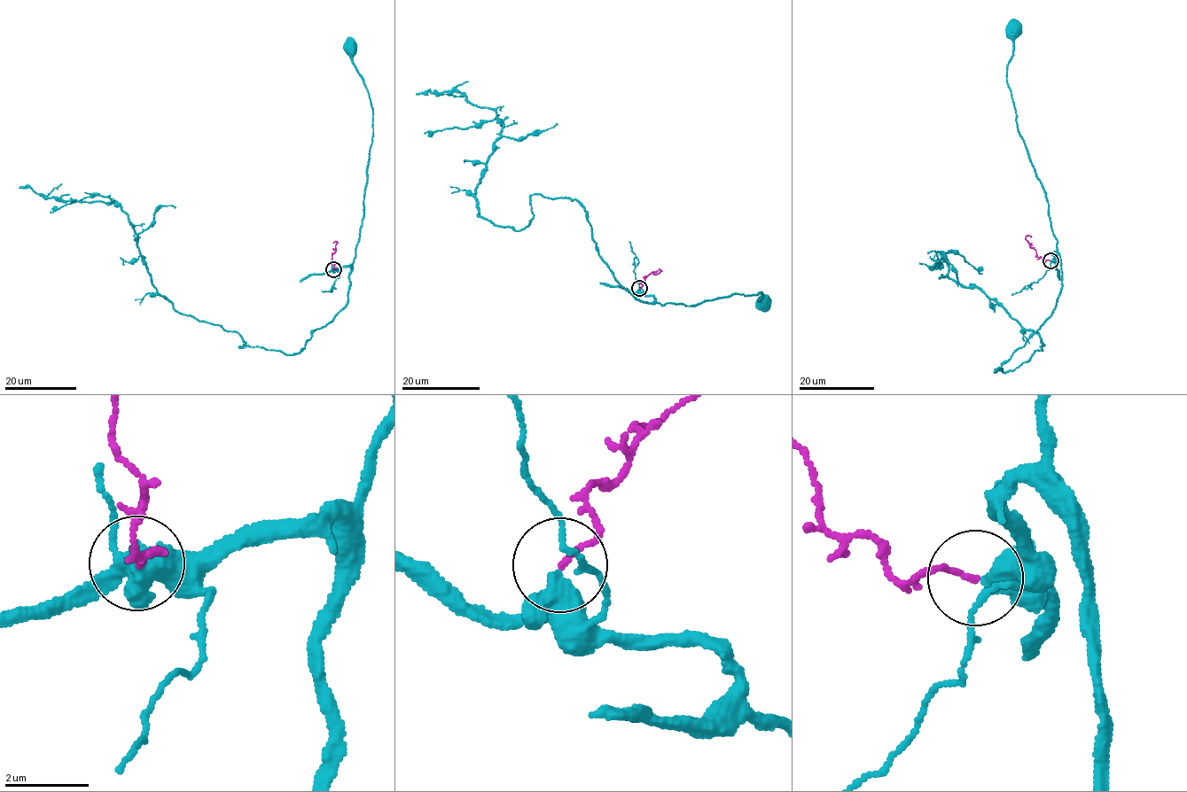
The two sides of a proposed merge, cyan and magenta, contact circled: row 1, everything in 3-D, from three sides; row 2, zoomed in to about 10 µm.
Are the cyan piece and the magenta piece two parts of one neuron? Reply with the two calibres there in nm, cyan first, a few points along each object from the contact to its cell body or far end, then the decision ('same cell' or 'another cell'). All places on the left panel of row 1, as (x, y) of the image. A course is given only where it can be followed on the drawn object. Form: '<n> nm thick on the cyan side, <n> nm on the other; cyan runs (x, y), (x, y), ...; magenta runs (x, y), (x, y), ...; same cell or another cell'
550 nm thick on the cyan side, 110 nm on the other; cyan runs (334, 269), (353, 263), (355, 256), (373, 131), (372, 109), (367, 89), (353, 62), (352, 48); magenta runs (334, 269), (331, 256), (337, 243), (333, 243); same cell

